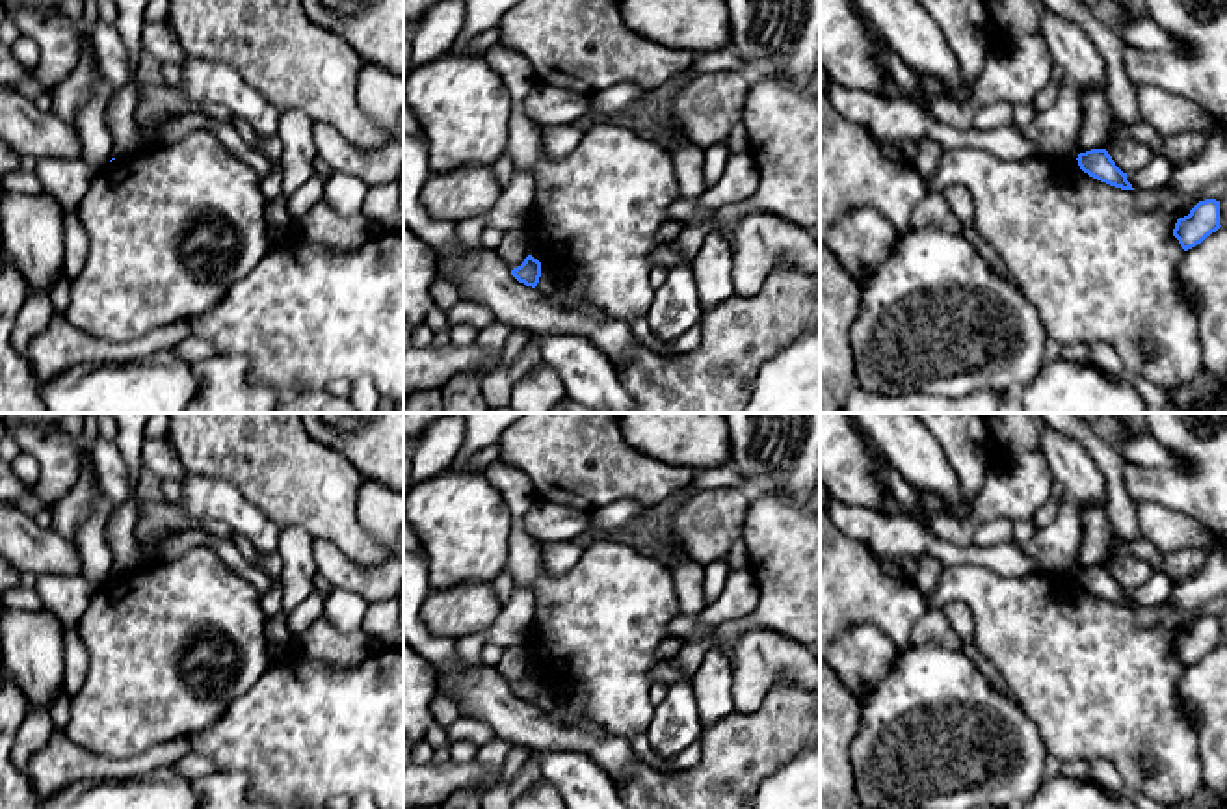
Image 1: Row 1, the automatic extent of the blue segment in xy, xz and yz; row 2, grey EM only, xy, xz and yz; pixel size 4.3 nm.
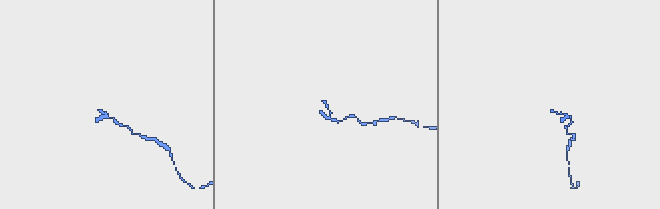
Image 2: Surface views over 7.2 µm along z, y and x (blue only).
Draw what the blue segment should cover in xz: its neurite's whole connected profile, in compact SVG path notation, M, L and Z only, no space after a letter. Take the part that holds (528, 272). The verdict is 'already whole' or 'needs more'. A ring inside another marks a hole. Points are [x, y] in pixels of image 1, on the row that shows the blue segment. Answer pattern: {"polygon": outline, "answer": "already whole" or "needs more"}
{"polygon": "M528 255L521 266L511 270L511 275L519 283L524 283L526 286L535 288L541 277L541 262L532 255Z", "answer": "already whole"}

